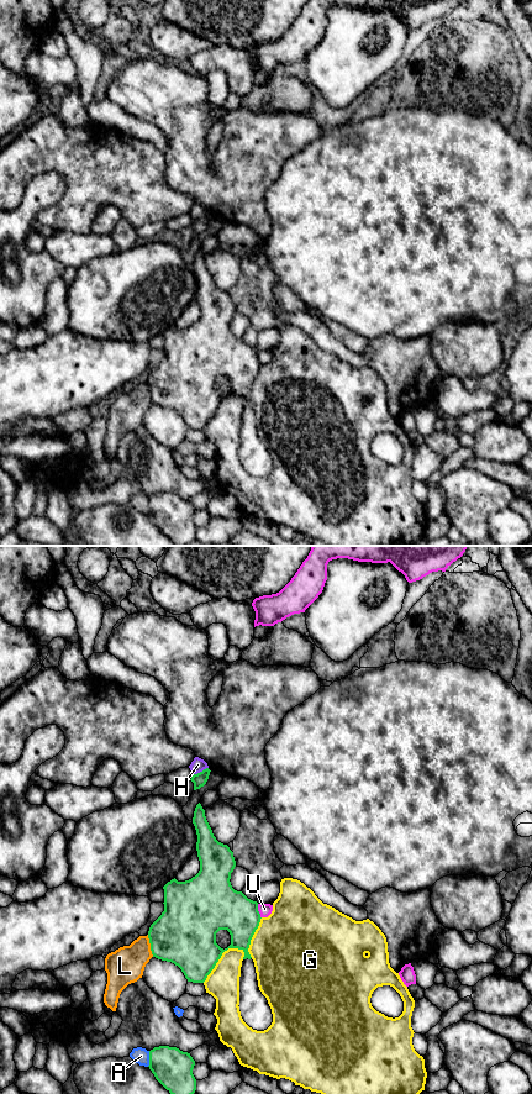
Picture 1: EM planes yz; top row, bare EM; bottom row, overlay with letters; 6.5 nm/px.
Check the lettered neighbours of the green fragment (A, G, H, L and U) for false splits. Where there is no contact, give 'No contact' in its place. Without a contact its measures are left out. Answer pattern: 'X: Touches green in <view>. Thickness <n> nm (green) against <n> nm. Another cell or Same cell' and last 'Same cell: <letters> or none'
A: Touches green in yz. Thickness 260 nm (green) against 110 nm. Another cell
G: Touches green in yz. Thickness 360 nm (green) against 220 nm. Another cell
H: Touches green in yz. Thickness 90 nm (green) against 90 nm. Another cell
L: Touches green in yz. Thickness 400 nm (green) against 240 nm. Another cell
U: Touches green in yz. Thickness 280 nm (green) against 80 nm. Another cell
Same cell: none

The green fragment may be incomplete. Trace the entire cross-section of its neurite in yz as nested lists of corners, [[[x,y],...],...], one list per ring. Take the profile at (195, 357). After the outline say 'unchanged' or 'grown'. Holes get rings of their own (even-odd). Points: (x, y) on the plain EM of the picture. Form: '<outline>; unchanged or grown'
[[[200,249],[195,254],[193,270],[197,282],[200,317],[189,327],[178,328],[174,325],[163,333],[164,358],[151,372],[148,385],[153,404],[178,412],[188,428],[204,430],[228,395],[242,396],[243,406],[252,405],[248,395],[262,364],[258,349],[232,335],[230,326],[236,314],[233,299],[216,286]],[[220,377],[227,377],[231,382],[231,391],[225,396],[216,390]]]; unchanged

